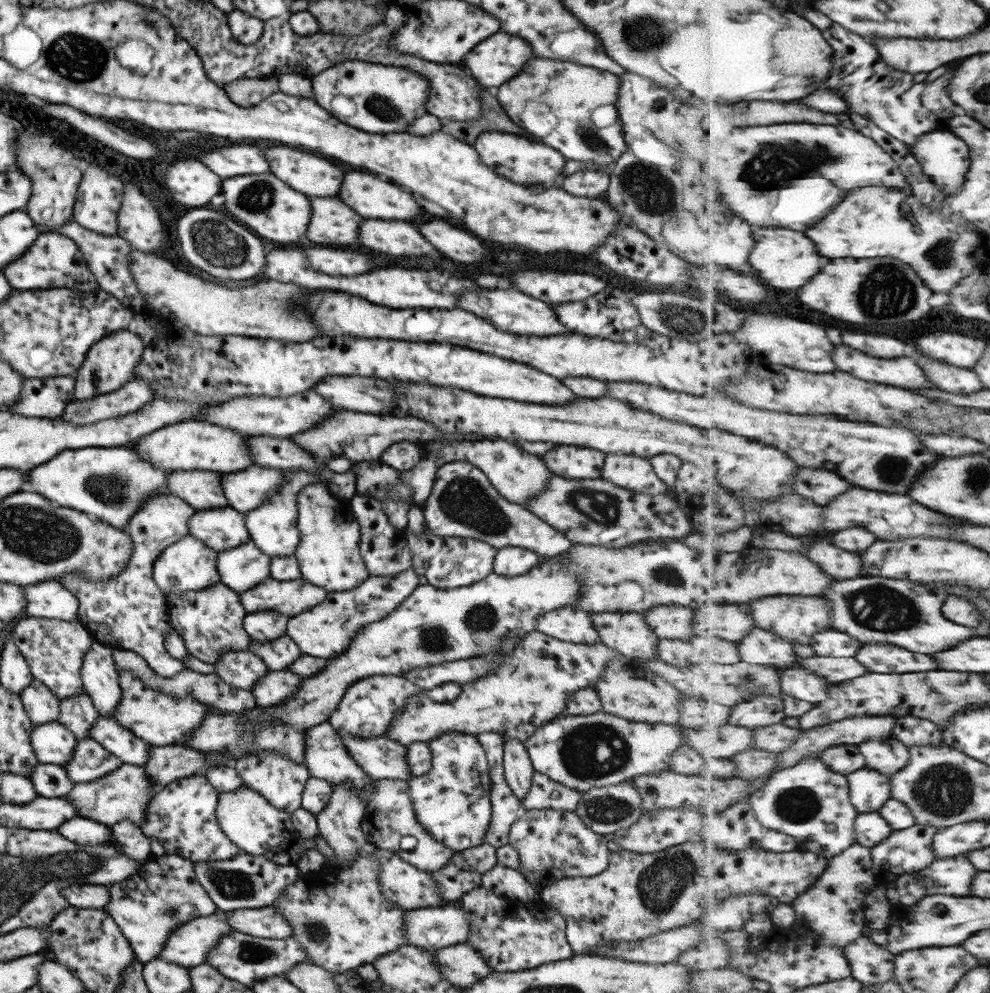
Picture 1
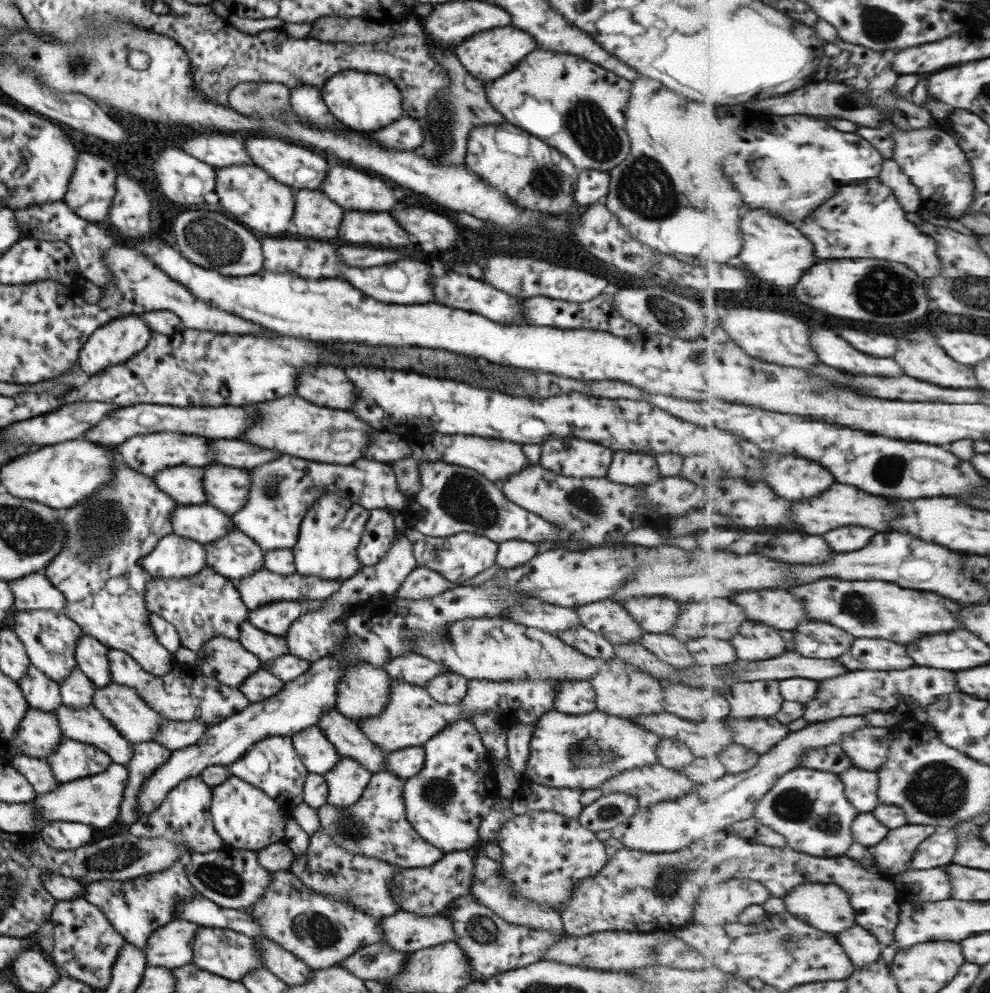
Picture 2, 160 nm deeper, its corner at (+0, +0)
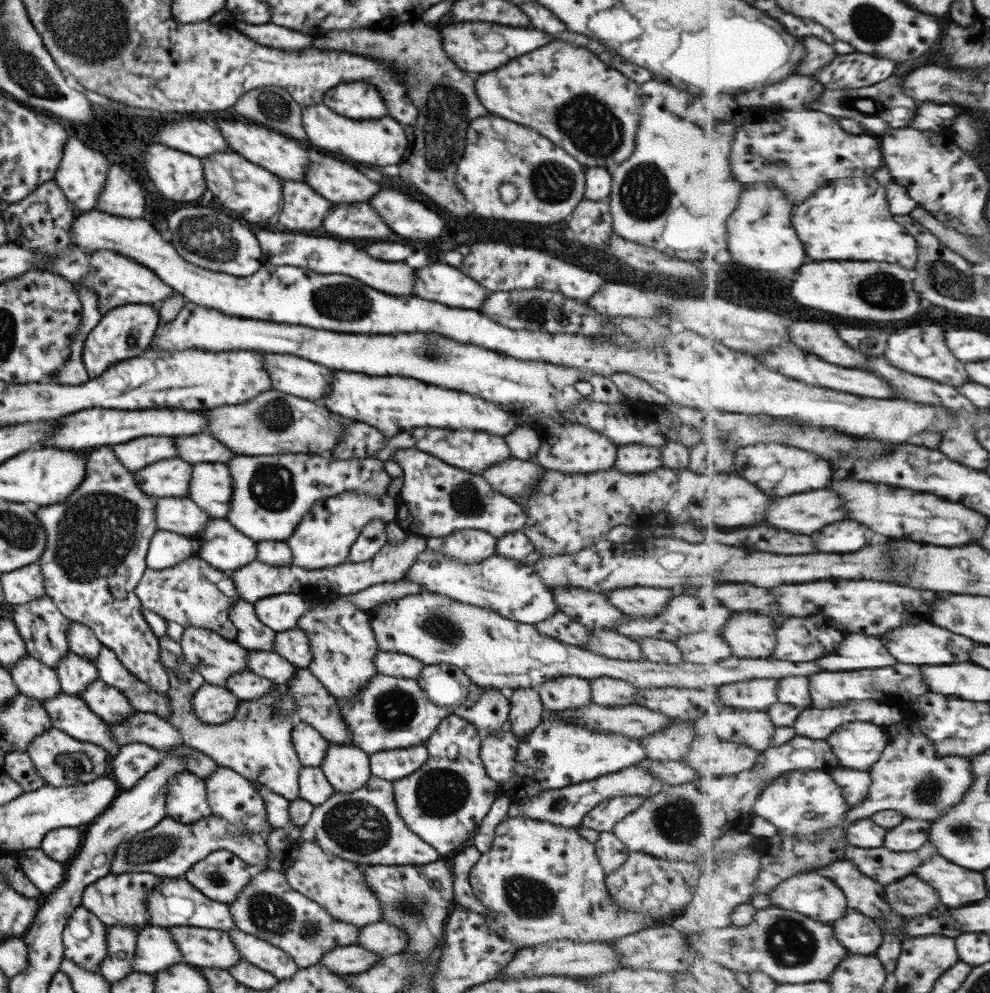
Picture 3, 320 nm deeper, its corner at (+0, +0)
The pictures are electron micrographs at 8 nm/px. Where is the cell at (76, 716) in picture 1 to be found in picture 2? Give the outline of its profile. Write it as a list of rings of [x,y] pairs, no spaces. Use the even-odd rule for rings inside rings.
[[[75,666],[58,685],[61,705],[67,708],[81,708],[92,701],[94,684]]]

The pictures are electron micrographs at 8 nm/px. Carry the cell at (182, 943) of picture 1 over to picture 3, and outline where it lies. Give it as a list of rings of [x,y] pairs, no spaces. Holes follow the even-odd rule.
[[[147,926],[136,933],[136,945],[130,967],[135,972],[153,974],[182,962],[168,927]]]

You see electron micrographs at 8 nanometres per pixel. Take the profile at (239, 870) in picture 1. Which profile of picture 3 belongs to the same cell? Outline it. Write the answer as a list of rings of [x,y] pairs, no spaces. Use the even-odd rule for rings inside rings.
[[[219,850],[209,853],[205,858],[196,862],[182,876],[209,900],[227,905],[235,900],[235,896],[241,892],[241,888],[245,888],[244,886],[249,882],[249,879],[259,871],[256,866],[249,866],[232,852]]]

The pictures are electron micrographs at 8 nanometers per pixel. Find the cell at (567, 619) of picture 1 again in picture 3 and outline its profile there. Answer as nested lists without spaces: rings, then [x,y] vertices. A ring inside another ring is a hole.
[[[423,549],[403,577],[429,592],[492,610],[521,624],[534,625],[558,610],[552,594],[531,564],[501,558],[497,553],[477,564],[461,564],[443,553]]]

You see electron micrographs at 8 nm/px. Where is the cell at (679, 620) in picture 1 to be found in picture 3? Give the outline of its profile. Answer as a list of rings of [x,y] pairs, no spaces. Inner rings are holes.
[[[642,586],[614,588],[606,592],[606,599],[623,615],[630,617],[657,614],[672,596],[671,589]]]

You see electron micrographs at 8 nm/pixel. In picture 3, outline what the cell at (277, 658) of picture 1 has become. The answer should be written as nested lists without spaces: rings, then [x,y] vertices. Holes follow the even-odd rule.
[[[237,599],[228,610],[228,619],[236,628],[234,641],[239,646],[247,651],[272,650],[275,632],[257,618],[252,604],[243,599]]]

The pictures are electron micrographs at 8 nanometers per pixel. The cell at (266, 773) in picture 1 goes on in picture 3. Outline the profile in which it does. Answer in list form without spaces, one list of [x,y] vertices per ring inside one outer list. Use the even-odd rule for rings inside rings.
[[[165,634],[158,638],[158,647],[159,660],[168,678],[164,695],[170,713],[166,721],[178,730],[182,744],[202,752],[217,767],[233,770],[241,778],[257,782],[287,801],[297,800],[298,774],[302,765],[291,744],[290,732],[295,716],[284,715],[276,705],[282,688],[273,685],[266,695],[258,699],[239,701],[232,719],[223,725],[208,725],[194,717],[190,705],[190,695],[204,683],[203,677],[184,659],[177,641]]]

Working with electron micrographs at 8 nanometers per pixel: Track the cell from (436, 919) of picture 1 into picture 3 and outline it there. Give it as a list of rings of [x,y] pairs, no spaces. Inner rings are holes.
[[[379,920],[359,929],[355,945],[378,956],[391,956],[406,947],[406,936],[400,928]]]

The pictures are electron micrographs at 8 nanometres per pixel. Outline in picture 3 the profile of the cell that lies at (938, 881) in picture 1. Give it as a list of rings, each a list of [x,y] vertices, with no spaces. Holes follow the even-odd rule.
[[[907,875],[904,879],[886,885],[887,901],[895,913],[911,918],[929,914],[939,906],[939,893],[928,882],[917,875]]]

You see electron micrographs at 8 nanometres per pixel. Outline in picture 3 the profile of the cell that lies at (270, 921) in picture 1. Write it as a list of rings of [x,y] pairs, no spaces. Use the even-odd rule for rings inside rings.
[[[183,876],[160,877],[160,881],[145,898],[145,911],[147,922],[151,926],[196,926],[197,928],[210,928],[227,932],[235,929],[233,919],[225,904],[215,900],[209,900]]]

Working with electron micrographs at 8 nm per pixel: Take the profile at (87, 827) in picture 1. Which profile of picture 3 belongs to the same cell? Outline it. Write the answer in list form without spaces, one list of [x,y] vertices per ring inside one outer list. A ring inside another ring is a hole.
[[[62,827],[47,832],[40,843],[41,852],[60,863],[70,859],[83,840],[83,827]]]

